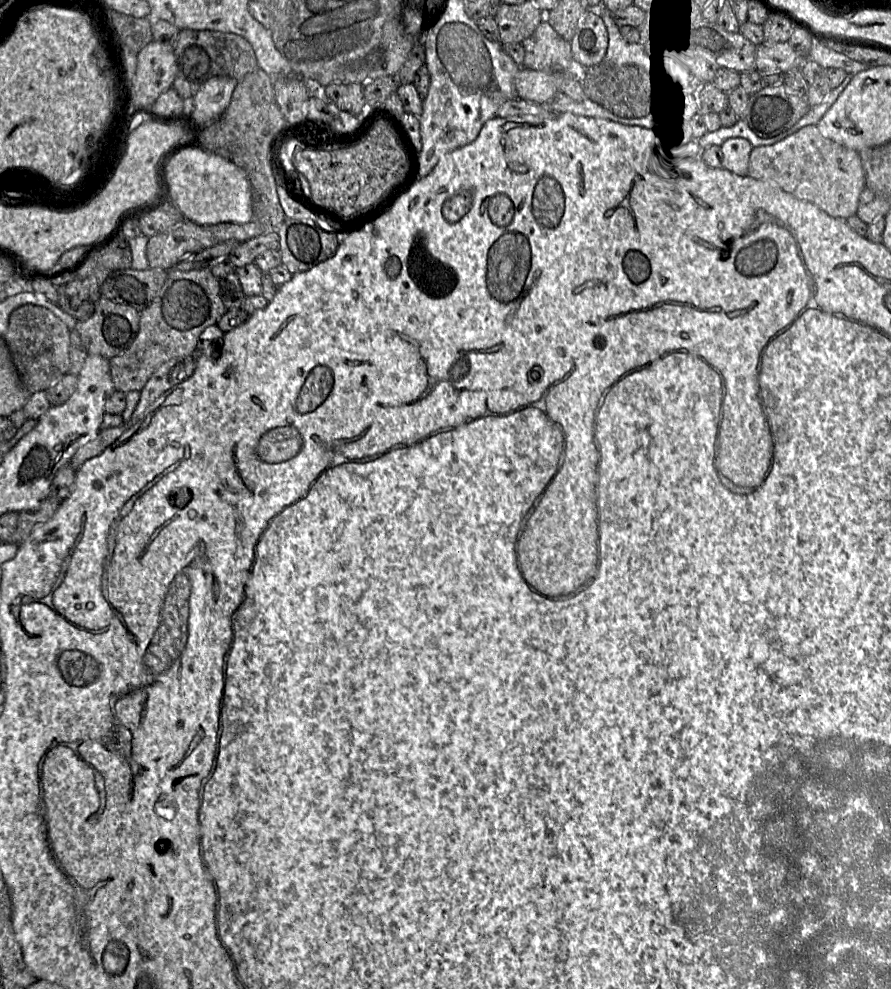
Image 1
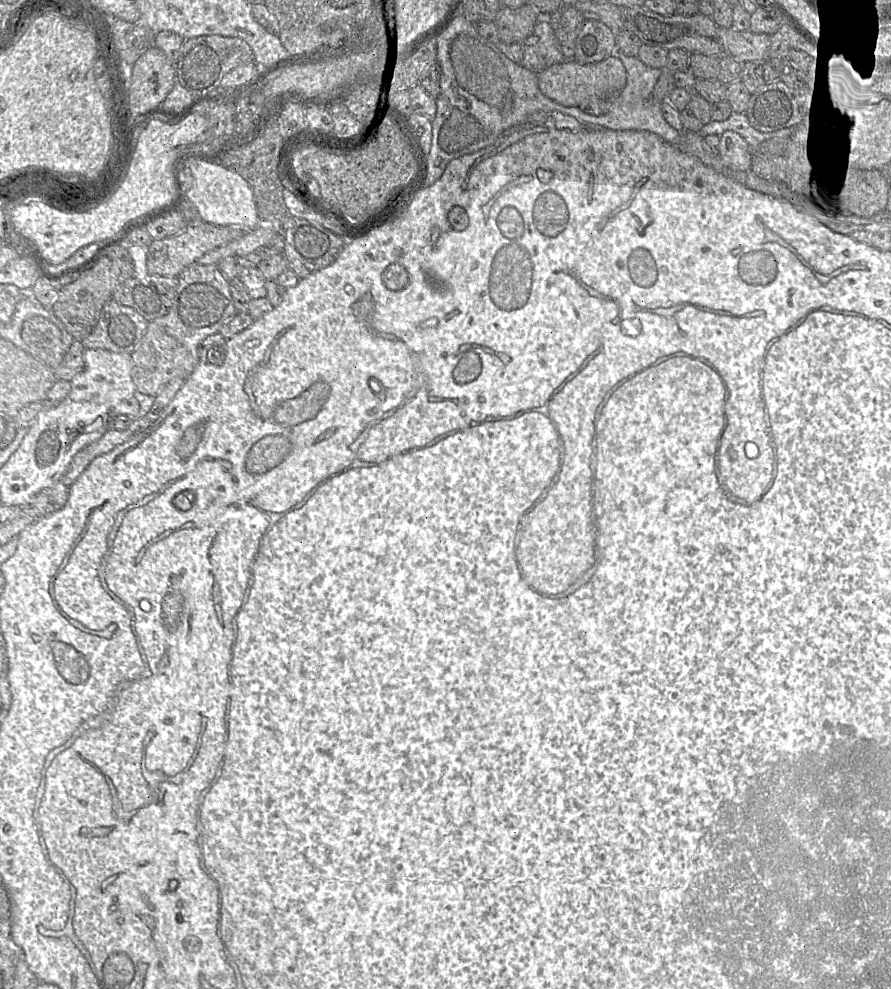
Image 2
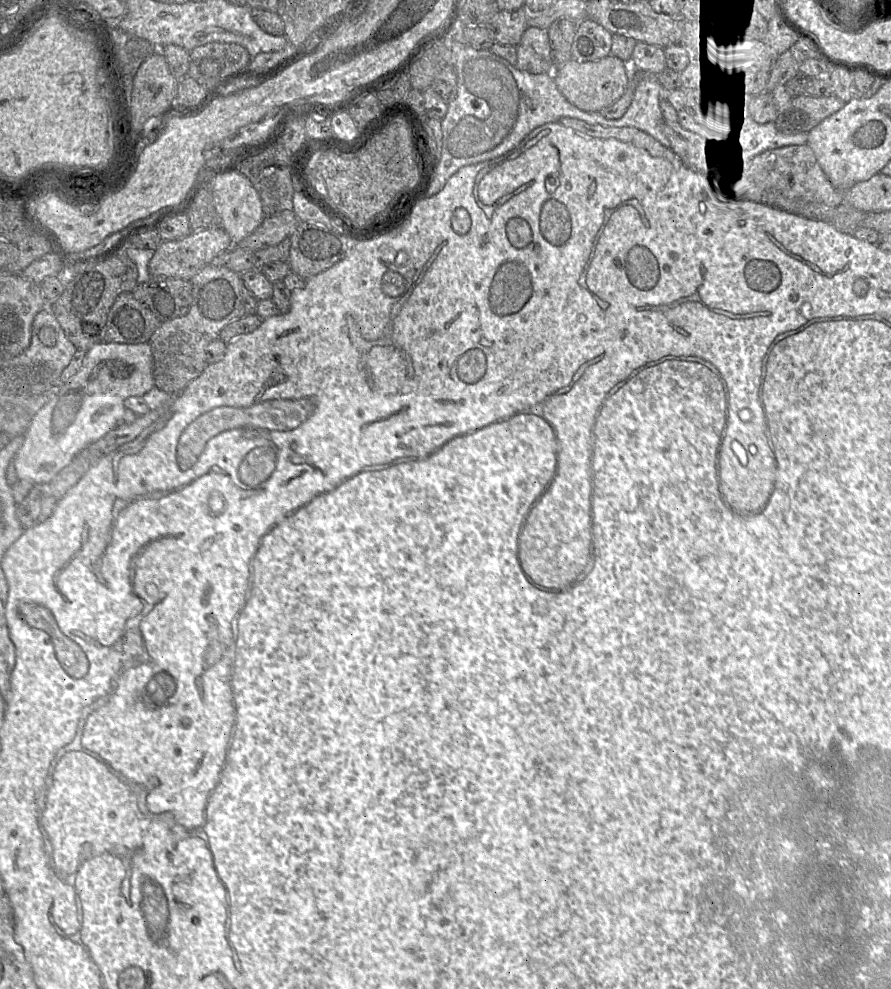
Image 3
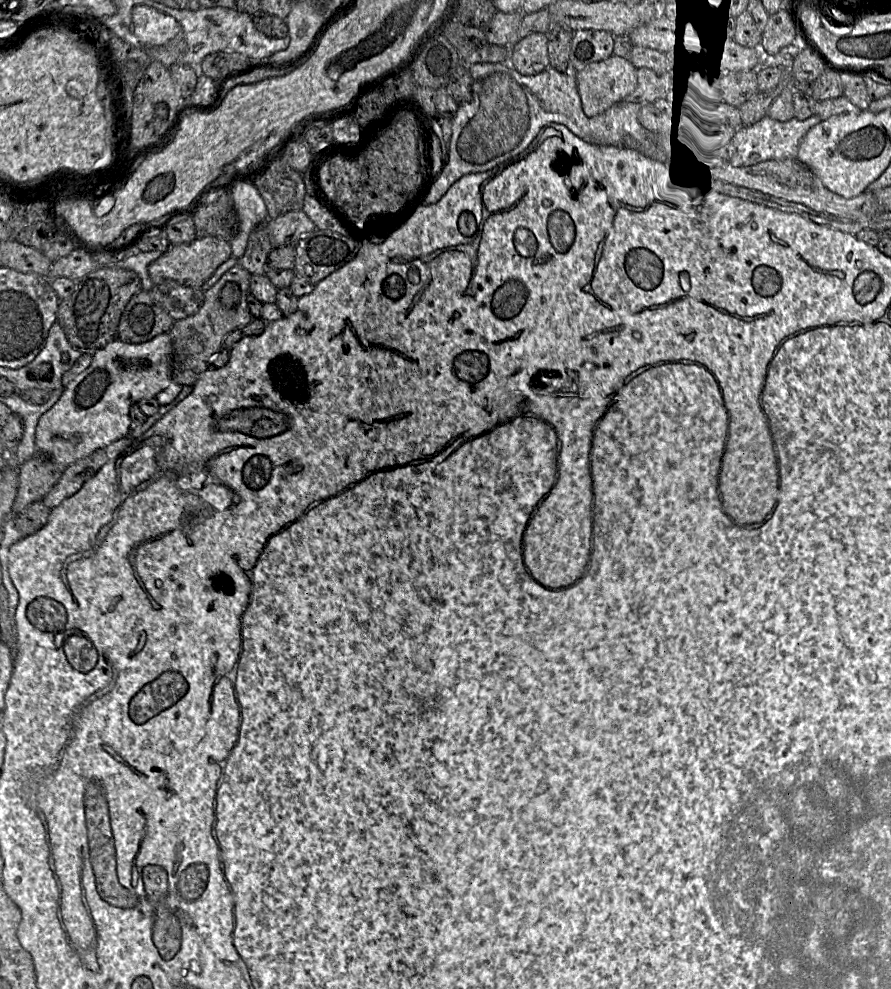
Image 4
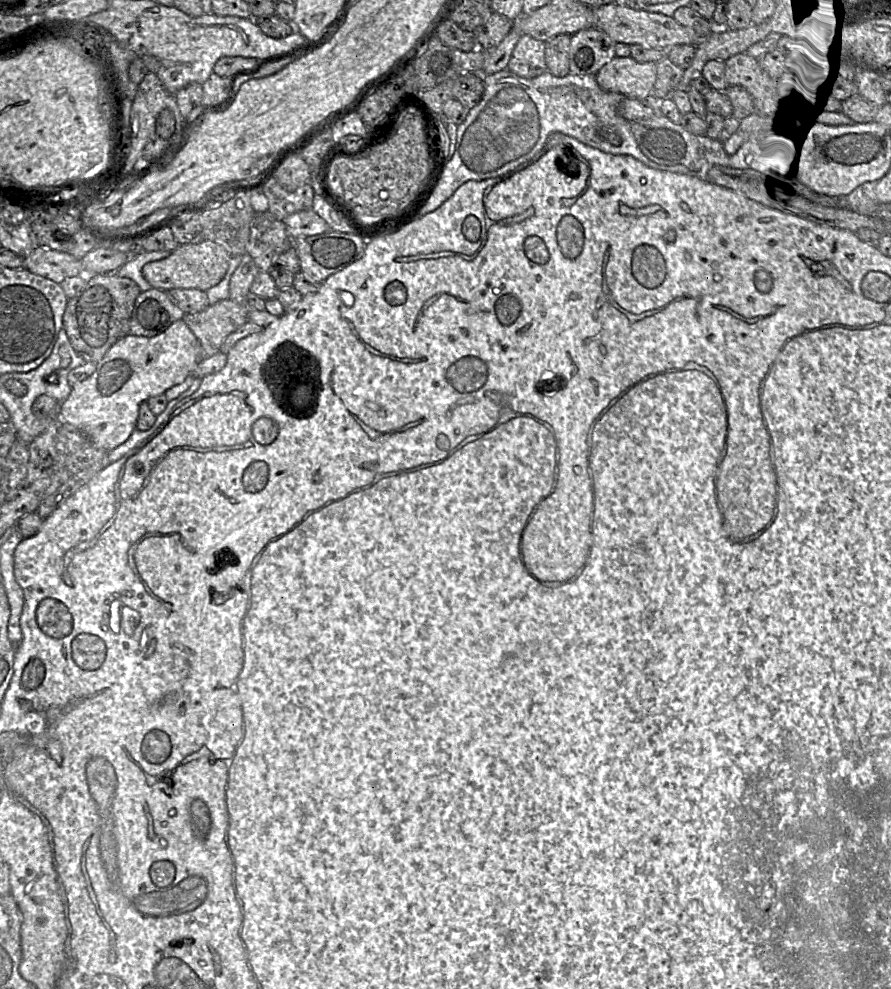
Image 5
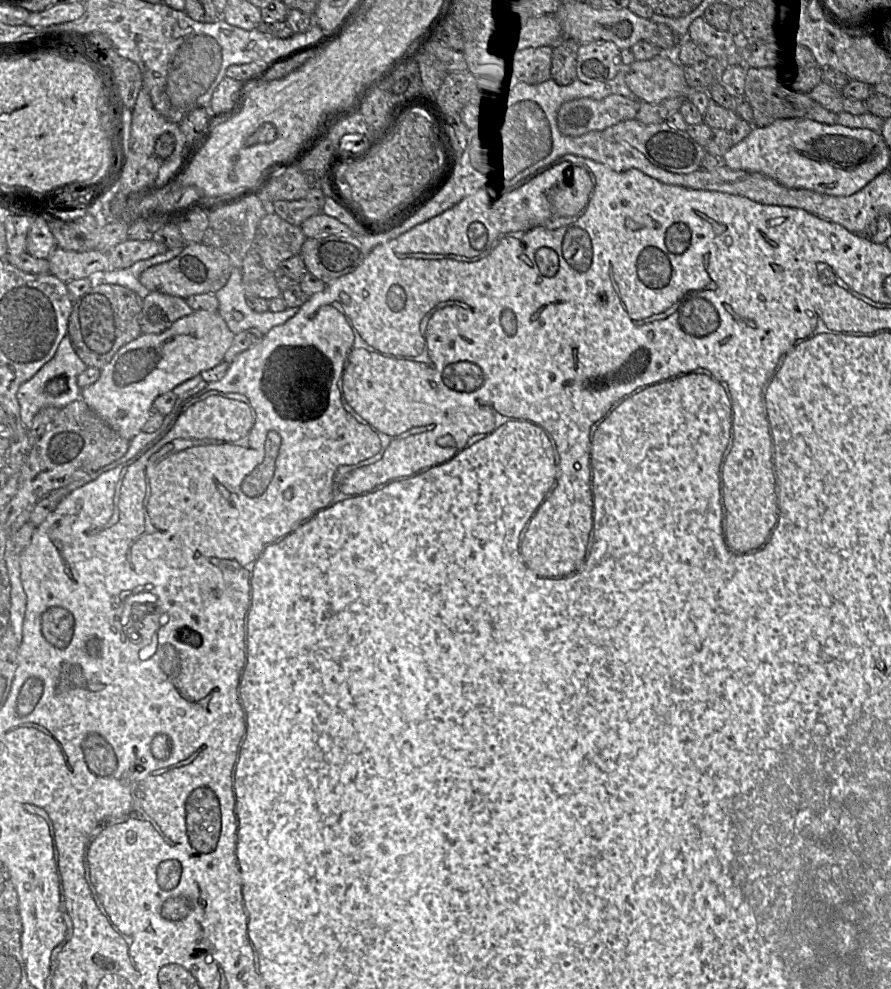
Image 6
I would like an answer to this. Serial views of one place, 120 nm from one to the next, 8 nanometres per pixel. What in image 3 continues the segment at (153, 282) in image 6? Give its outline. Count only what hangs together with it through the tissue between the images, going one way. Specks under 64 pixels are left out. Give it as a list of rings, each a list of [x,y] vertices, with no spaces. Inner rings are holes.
[[[208,228],[192,231],[188,236],[171,241],[162,241],[154,251],[148,263],[151,276],[166,276],[191,280],[200,270],[210,264],[217,256],[229,251],[233,242],[228,233],[222,228]]]

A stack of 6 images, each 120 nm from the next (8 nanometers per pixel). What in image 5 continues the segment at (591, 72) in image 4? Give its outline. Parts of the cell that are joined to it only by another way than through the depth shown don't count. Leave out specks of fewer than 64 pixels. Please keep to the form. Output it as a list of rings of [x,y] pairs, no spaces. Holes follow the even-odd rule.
[[[615,56],[595,75],[599,86],[610,92],[644,100],[652,96],[657,74],[656,62],[639,62],[631,56]]]

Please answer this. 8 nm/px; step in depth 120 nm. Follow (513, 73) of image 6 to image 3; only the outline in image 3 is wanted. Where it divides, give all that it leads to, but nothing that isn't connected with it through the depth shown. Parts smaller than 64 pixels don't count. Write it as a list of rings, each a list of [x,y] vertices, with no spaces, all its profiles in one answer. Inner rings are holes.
[[[528,27],[516,50],[518,69],[532,74],[553,73],[554,61],[548,29]]]

